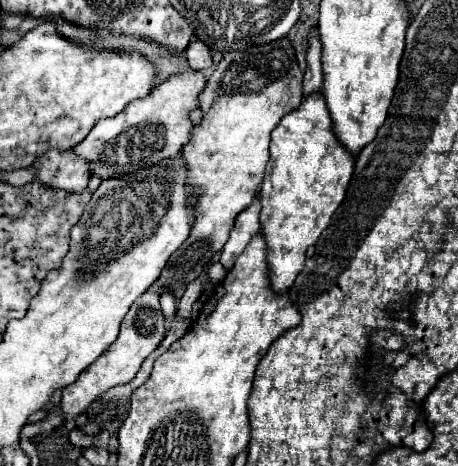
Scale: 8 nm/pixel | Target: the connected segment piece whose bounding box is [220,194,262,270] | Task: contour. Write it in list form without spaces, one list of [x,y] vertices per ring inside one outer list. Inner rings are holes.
[[[256,194],[252,204],[246,206],[238,214],[236,224],[234,224],[234,228],[230,232],[230,238],[224,244],[224,248],[222,248],[220,262],[224,264],[226,270],[232,268],[236,256],[240,256],[240,252],[246,248],[246,244],[252,240],[252,236],[258,234],[258,230],[260,230],[260,210],[262,210],[262,206],[260,206],[260,198]]]

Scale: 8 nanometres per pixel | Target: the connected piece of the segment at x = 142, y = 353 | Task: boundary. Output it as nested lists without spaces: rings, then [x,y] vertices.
[[[148,290],[144,292],[128,310],[128,314],[124,316],[124,322],[120,326],[120,334],[118,338],[108,346],[108,350],[94,362],[90,364],[90,368],[86,368],[82,374],[80,374],[80,380],[76,380],[72,386],[64,388],[62,390],[62,400],[60,400],[60,406],[62,406],[62,412],[64,412],[64,418],[66,419],[63,428],[58,429],[57,432],[62,436],[68,435],[76,426],[76,418],[80,414],[86,412],[86,408],[106,390],[114,388],[114,386],[122,386],[122,384],[128,384],[136,372],[140,370],[142,362],[148,358],[148,354],[152,354],[156,350],[156,346],[162,342],[164,338],[164,326],[166,320],[162,316],[162,310],[160,310],[160,302],[158,302],[158,294]]]

